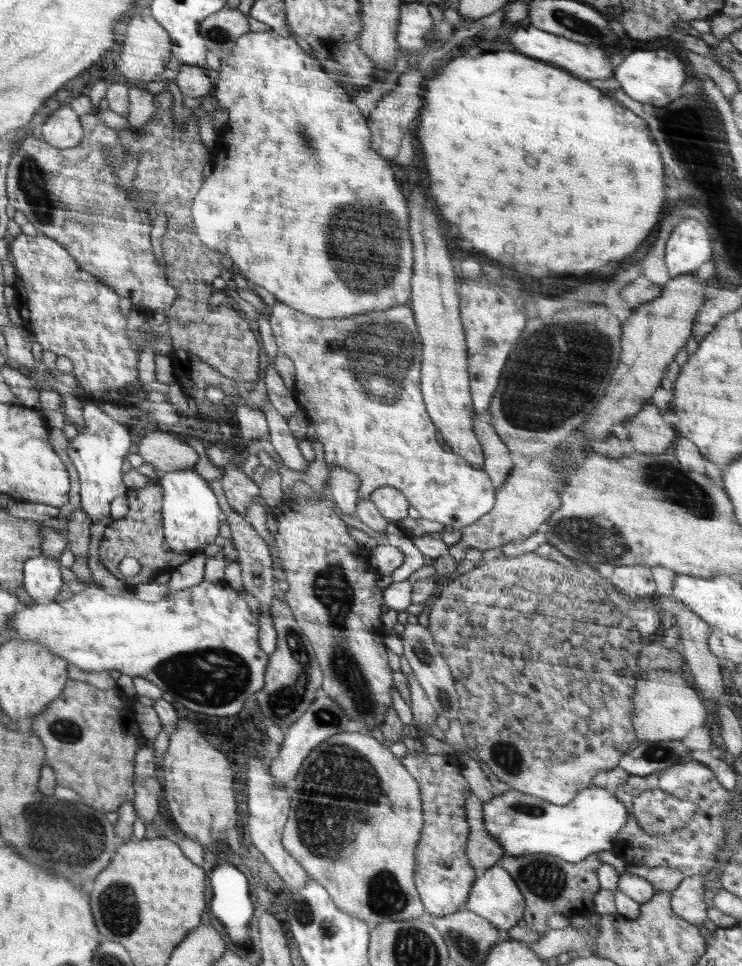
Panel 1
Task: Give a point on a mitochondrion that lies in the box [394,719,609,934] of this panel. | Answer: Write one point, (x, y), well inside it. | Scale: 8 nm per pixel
(552, 890)

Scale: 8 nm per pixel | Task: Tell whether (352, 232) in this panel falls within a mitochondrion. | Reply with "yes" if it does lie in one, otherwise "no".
yes

